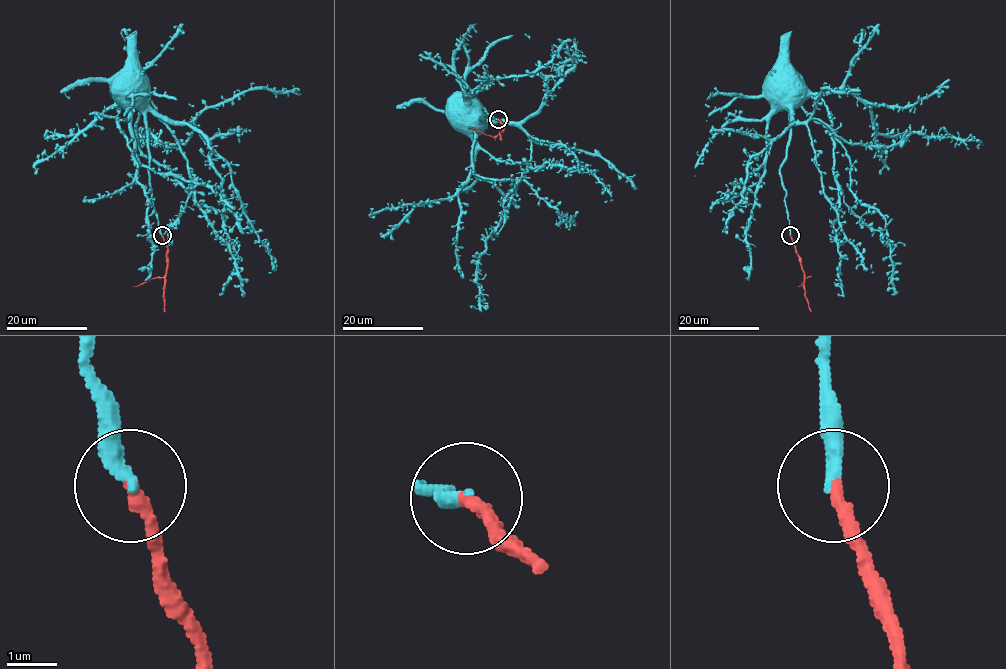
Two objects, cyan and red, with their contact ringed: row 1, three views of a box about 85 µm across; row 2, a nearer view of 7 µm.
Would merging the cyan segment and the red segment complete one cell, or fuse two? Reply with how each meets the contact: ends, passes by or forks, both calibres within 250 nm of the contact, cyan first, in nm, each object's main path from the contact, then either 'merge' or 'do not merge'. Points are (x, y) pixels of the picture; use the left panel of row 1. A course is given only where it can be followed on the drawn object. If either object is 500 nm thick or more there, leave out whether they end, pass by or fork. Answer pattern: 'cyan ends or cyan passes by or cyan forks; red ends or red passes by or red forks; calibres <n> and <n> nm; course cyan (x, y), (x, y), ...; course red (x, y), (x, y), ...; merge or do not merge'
cyan ends; red ends; calibres 300 and 280 nm; course cyan (161, 235), (151, 199), (146, 112), (132, 82); course red (161, 235), (168, 248), (165, 275), (133, 287); merge

